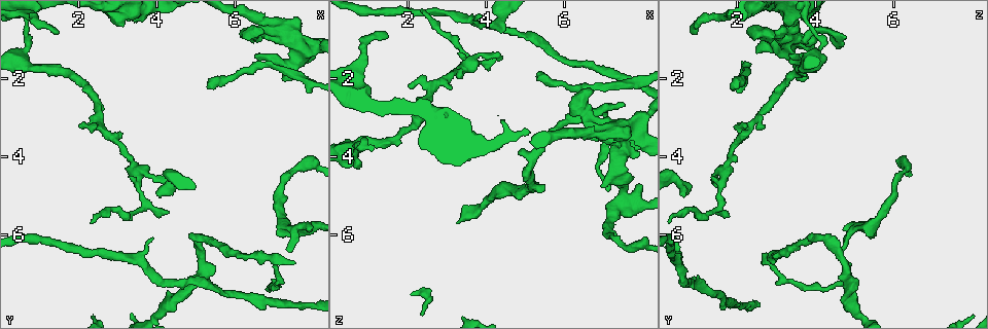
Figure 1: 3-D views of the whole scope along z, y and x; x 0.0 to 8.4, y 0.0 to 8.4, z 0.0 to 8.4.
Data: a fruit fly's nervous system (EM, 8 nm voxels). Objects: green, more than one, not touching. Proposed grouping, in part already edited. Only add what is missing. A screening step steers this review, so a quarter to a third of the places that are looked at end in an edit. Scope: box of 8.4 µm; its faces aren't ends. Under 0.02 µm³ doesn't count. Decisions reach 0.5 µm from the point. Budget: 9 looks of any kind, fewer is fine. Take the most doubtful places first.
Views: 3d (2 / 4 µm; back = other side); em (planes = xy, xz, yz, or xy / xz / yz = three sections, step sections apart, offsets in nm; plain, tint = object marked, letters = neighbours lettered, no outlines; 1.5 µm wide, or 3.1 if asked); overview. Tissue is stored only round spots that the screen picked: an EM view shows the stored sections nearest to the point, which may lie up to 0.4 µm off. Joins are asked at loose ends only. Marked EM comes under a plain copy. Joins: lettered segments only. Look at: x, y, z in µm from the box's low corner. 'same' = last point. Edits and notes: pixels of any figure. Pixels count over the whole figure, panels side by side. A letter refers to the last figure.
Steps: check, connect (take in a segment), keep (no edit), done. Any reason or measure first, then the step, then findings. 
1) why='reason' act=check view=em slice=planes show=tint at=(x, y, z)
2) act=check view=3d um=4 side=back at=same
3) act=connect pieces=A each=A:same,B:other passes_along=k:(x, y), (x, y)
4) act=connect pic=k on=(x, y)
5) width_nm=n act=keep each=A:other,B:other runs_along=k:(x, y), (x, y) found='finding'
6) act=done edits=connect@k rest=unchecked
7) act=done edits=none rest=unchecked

why='branch stops here' act=check view=3d um=4 at=(6.75, 0.70, 2.35)

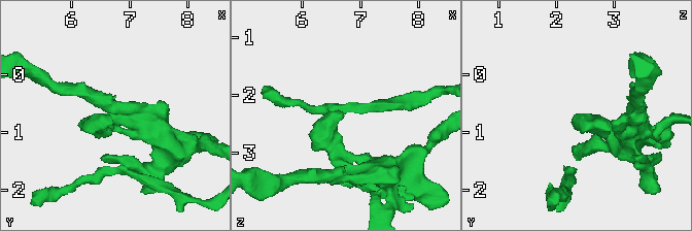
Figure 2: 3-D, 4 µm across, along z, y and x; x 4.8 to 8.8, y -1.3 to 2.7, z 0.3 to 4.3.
why='shape alone is not enough' act=check view=em slice=planes show=tint at=(6.70, 0.75, 2.35)

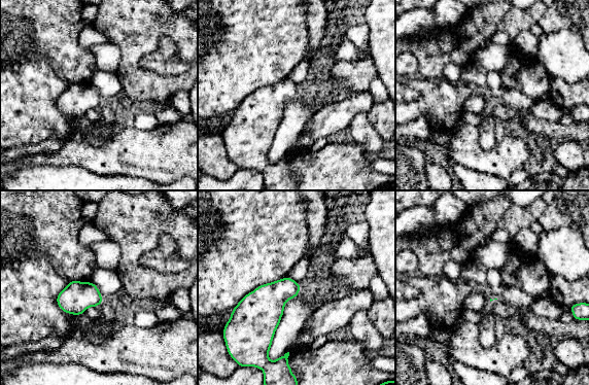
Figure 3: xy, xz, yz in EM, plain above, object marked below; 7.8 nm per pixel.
act=check view=em slice=planes show=letters at=same

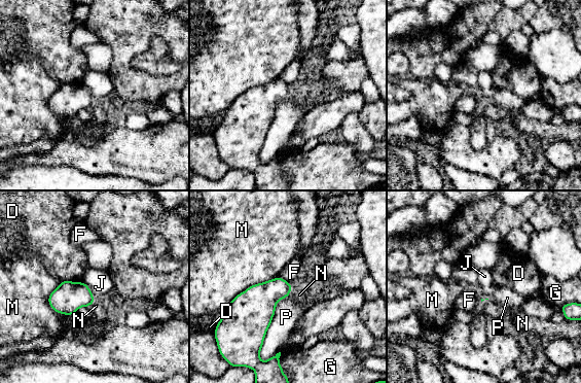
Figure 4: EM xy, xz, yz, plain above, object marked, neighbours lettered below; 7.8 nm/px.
act=keep each=D:other,F:other,G:other,J:other,M:other,N:other,P:other found='none of them fits'

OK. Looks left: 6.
why='free end' act=check view=em slice=planes show=letters at=(3.20, 0.65, 3.35)

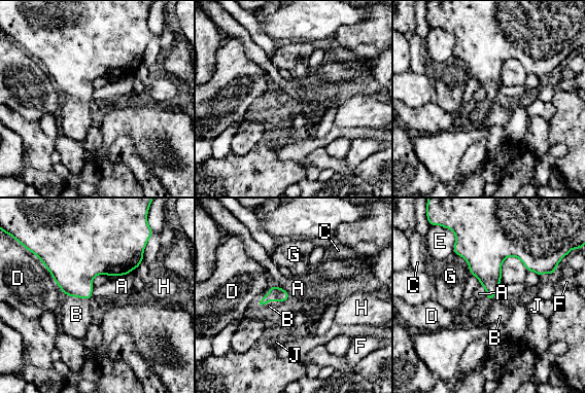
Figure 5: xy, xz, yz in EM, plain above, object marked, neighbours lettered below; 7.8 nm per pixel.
act=connect pieces=B each=A:other,B:same,C:other,D:other,E:other,F:other,G:other,H:other,J:other passes_along=5:(73, 266), (78, 297), (76, 314) found='the neuron continues'

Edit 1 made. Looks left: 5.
why='branch stops here' act=check view=em slice=yz step=4 show=letters at=(6.95, 0.95, 4.80)

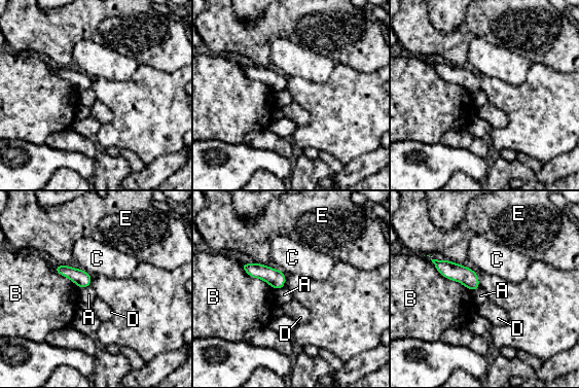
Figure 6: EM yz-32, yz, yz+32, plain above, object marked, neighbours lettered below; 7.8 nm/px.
why='cut it another way' act=check view=em slice=planes show=letters at=same

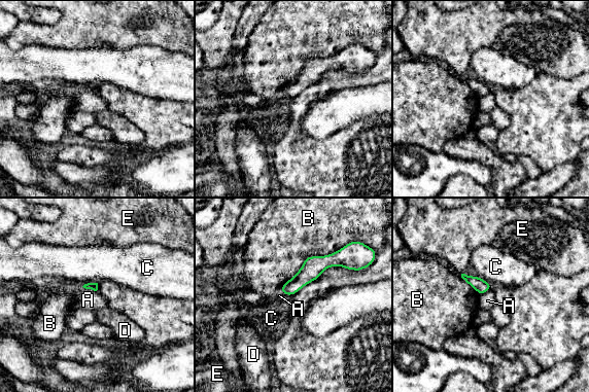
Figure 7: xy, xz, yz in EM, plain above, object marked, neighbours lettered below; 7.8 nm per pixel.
act=keep each=A:other,B:other,C:other,D:other,E:other runs_along=7:(332, 261), (316, 264), (284, 290) found='none of them fits'

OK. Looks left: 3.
why='free end' act=check view=em slice=planes show=letters at=(7.50, 6.70, 2.65)

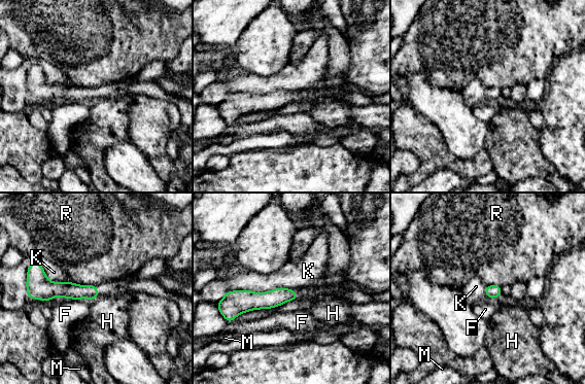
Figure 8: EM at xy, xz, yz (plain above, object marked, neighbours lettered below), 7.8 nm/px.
width_nm=110 act=keep each=F:other,H:other,K:other,M:other,R:other runs_along=8:(32, 286), (96, 293) found='no lettered segment goes on from it'

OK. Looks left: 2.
act=done edits=connect@5 rest=unchecked

